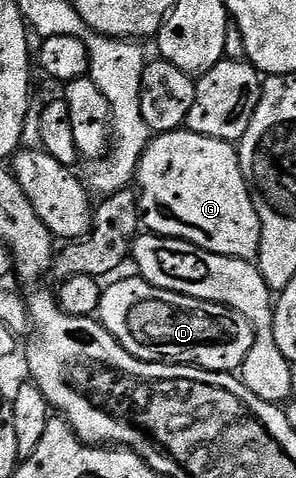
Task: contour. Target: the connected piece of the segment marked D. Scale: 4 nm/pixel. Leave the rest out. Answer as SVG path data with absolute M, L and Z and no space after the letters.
M140 276L113 282L101 291L99 321L115 340L131 356L144 362L168 362L178 366L198 366L201 370L214 370L220 374L240 371L247 352L253 347L254 330L249 321L230 306L220 306L218 302L206 300L193 294L180 294L163 288L155 288Z

